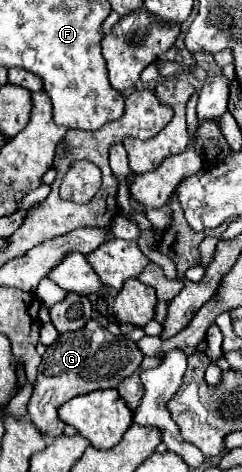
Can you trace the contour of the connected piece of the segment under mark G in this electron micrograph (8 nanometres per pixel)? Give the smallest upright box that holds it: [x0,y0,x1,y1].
[28,319,144,437]

